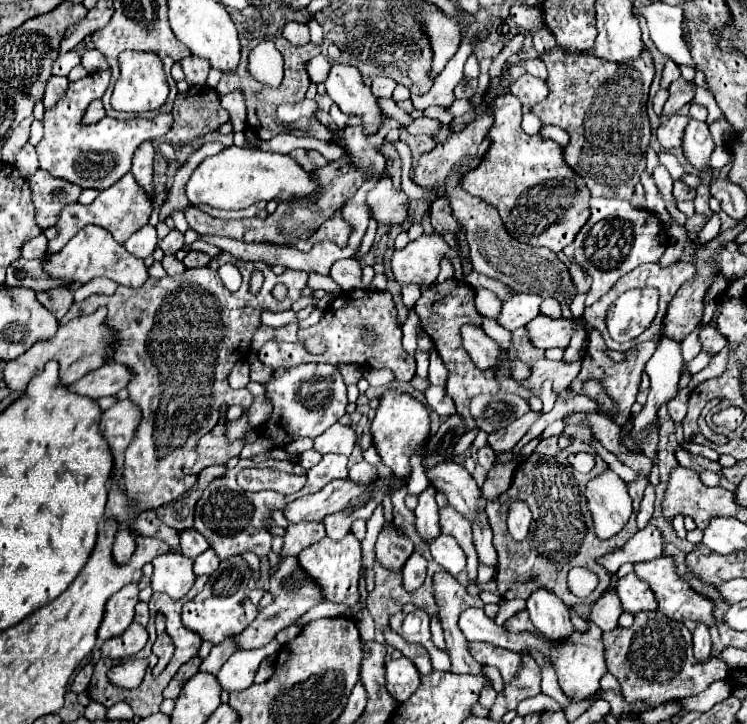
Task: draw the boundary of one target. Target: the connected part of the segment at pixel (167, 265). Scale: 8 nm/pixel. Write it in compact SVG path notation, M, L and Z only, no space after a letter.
M166 255L166 257L162 259L162 267L166 269L166 273L168 273L168 275L184 273L184 269L186 269L180 261L176 261L176 259L174 259L174 255Z

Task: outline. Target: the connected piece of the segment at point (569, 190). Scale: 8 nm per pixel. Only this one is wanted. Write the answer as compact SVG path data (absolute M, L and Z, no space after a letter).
M502 87L500 95L494 101L494 127L490 129L490 137L492 137L492 145L490 149L484 153L480 165L472 171L466 173L462 187L476 197L482 197L486 203L494 205L500 211L500 217L504 221L506 231L520 243L526 245L534 245L534 247L548 247L550 251L558 253L562 251L566 245L570 245L576 237L576 233L582 229L582 225L588 221L588 201L590 201L590 193L588 187L584 183L584 179L580 175L574 173L572 167L568 167L562 159L562 147L546 137L540 135L526 135L520 129L520 119L522 119L522 103L518 101L518 97L512 95L510 87Z

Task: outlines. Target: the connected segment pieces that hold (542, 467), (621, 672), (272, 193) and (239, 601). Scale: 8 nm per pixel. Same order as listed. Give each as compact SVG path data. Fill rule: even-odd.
M546 439L540 441L538 447L534 449L534 453L528 459L524 459L520 463L520 467L516 469L516 475L512 479L510 489L504 495L500 495L496 501L488 501L486 513L488 513L488 519L490 519L492 531L494 531L494 549L498 553L498 567L500 567L500 571L496 575L498 591L500 591L502 599L510 601L510 599L516 599L516 597L518 599L528 599L532 591L536 591L538 587L544 587L544 589L556 593L564 601L566 607L592 605L592 603L596 603L596 599L610 585L610 575L606 573L604 567L600 567L596 563L596 557L602 557L610 551L622 547L638 531L636 515L638 515L640 501L644 497L644 489L646 489L648 481L646 481L646 477L638 475L638 481L628 485L630 497L634 499L634 513L632 513L628 525L618 535L614 535L606 541L600 541L592 531L592 517L590 517L590 511L586 507L586 499L584 499L582 493L584 493L586 483L592 477L596 477L598 473L606 471L608 465L600 457L596 457L596 467L590 473L576 473L570 465L566 465L566 457L576 451L576 443L566 451L558 449L556 441L548 443L548 447L550 449L546 449ZM516 499L528 503L528 507L532 511L530 531L528 531L524 541L514 541L508 535L508 525L506 525L508 507ZM562 567L566 567L566 571L562 571ZM572 567L586 567L586 569L590 569L592 573L598 575L598 579L600 579L598 587L590 597L578 599L568 591L566 575ZM532 573L538 573L538 581L530 581Z
M660 611L636 613L632 627L616 627L602 637L608 671L618 679L622 697L628 703L644 701L650 707L658 707L670 699L698 695L710 683L724 681L730 673L730 667L716 657L696 661L692 653L692 633L680 621L672 621Z
M232 145L218 155L204 159L190 175L190 181L186 183L184 189L192 205L206 203L216 209L244 209L258 201L292 203L292 201L312 199L314 193L320 191L320 185L290 155L242 149Z
M232 555L228 561L222 561L218 571L212 573L204 591L182 607L182 625L192 629L212 645L220 645L224 639L238 635L258 615L258 607L252 605L252 601L246 595L248 579L250 579L250 567L240 555Z

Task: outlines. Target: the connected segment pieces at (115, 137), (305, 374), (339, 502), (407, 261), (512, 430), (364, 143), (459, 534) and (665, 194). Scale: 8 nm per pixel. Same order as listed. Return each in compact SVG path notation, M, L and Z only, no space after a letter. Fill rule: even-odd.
M110 69L104 73L90 73L88 77L68 85L64 97L44 113L44 135L36 145L40 169L48 171L56 179L70 181L82 189L108 189L120 181L132 165L132 155L146 139L160 139L172 127L172 115L160 113L154 119L136 117L130 121L118 121L104 117L94 125L82 125L82 115L94 99L106 93L110 81Z
M304 363L296 365L292 369L276 369L272 373L272 381L264 383L266 389L266 399L272 403L272 415L266 419L264 425L252 427L248 423L248 409L244 409L242 417L228 421L226 425L226 437L230 441L242 439L246 445L254 443L256 439L272 439L274 447L284 447L290 441L302 439L302 437L318 437L322 435L328 427L332 427L344 413L348 405L346 397L346 385L342 381L342 375L338 367L332 367L328 363ZM272 427L280 427L284 437L272 435Z
M336 479L328 483L322 491L314 495L306 495L302 499L296 499L294 503L286 505L284 517L290 523L300 521L322 521L326 515L346 509L352 497L358 497L360 493L368 491L368 485L356 485L348 479Z
M422 235L420 239L408 243L408 247L404 247L402 251L394 251L390 269L400 287L408 283L428 287L436 281L438 265L443 257L452 262L456 279L463 279L462 267L456 253L442 241L440 235Z
M526 413L524 417L520 417L518 421L510 423L508 427L496 429L488 435L488 445L494 449L496 455L500 453L512 453L512 449L516 447L516 443L524 437L524 433L528 431L528 427L540 417L540 413Z
M386 115L381 122L378 135L374 137L366 137L362 133L362 127L346 127L344 129L344 141L346 141L346 147L348 151L354 155L356 163L360 163L360 167L368 169L372 167L372 171L384 171L386 163L384 163L384 157L376 151L378 145L382 145L385 141L385 135L394 128L401 128L402 124L396 119Z
M450 503L440 507L440 525L442 525L442 533L446 535L452 535L458 545L464 549L466 557L468 557L468 575L470 575L470 581L476 579L476 567L478 567L478 555L476 555L476 549L472 545L472 529L470 529L470 521L458 513Z
M656 165L654 171L652 171L652 177L656 181L656 187L658 187L662 199L674 203L674 197L672 197L672 177L670 177L668 169L664 165Z

